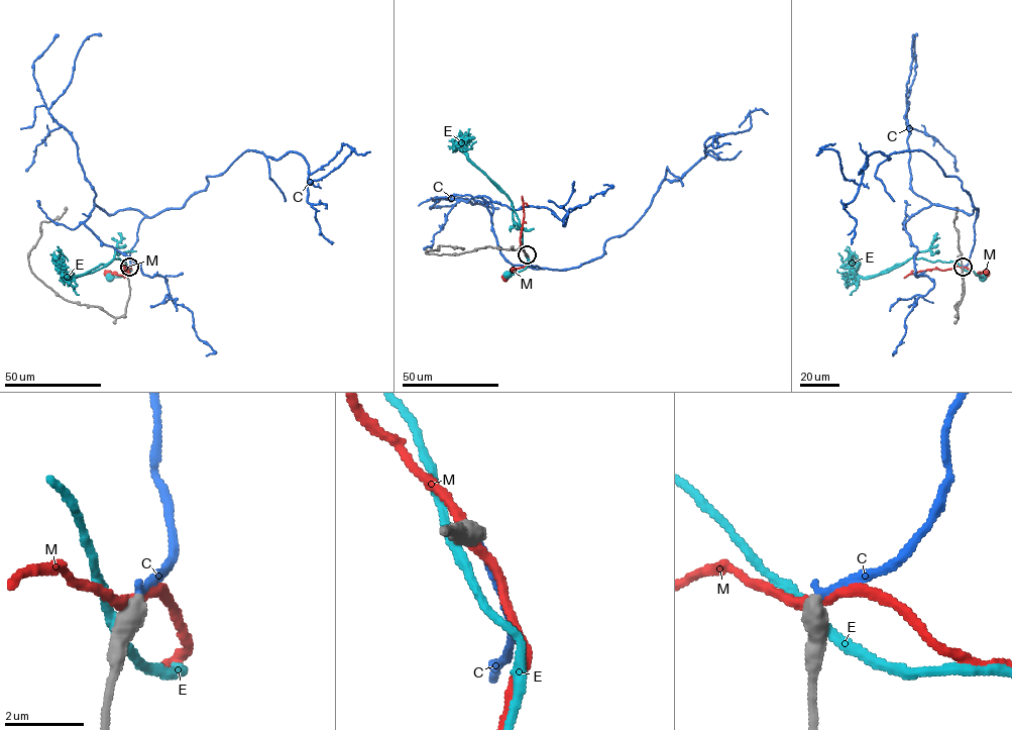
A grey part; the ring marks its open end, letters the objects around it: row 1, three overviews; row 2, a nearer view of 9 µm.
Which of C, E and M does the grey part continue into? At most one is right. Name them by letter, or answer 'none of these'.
C

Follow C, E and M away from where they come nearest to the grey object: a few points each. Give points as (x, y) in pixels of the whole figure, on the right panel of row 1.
C: (963, 267), (978, 210), (958, 178), (922, 150), (874, 151), (857, 184), (838, 153), (822, 151)
E: (963, 268), (983, 278)
M: (963, 268), (977, 275), (979, 272), (985, 274)

